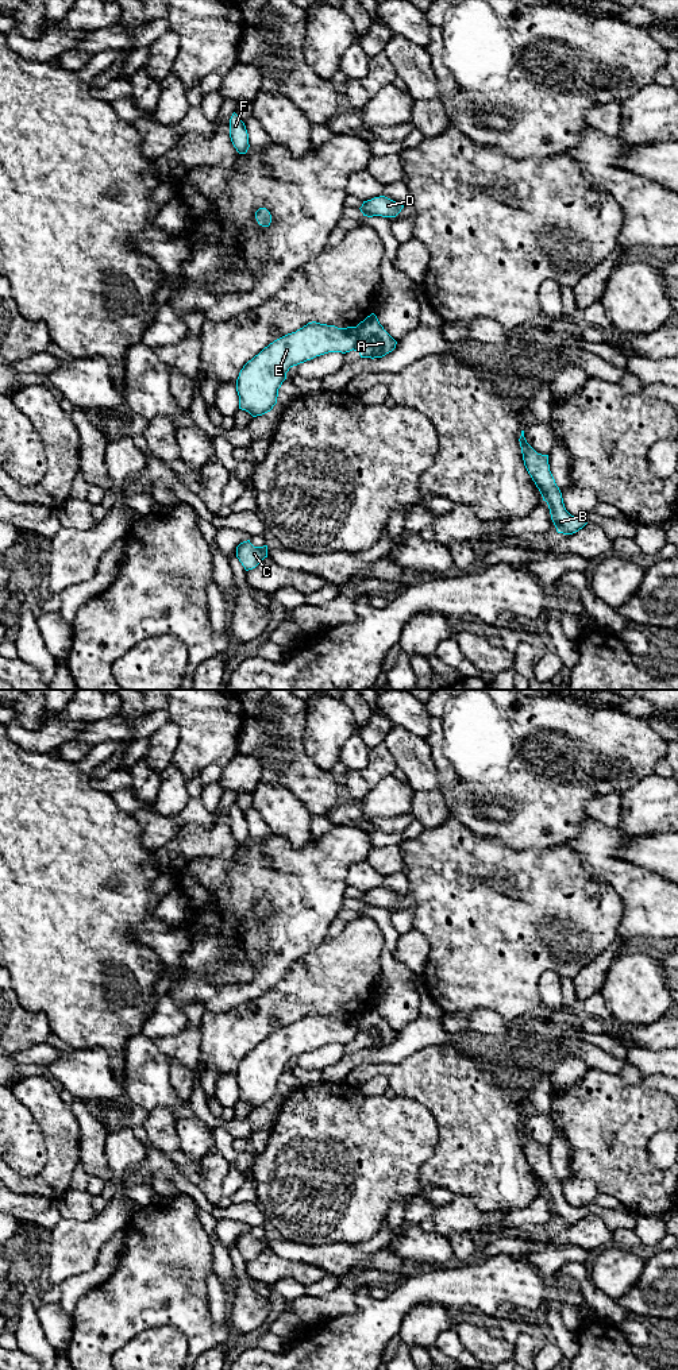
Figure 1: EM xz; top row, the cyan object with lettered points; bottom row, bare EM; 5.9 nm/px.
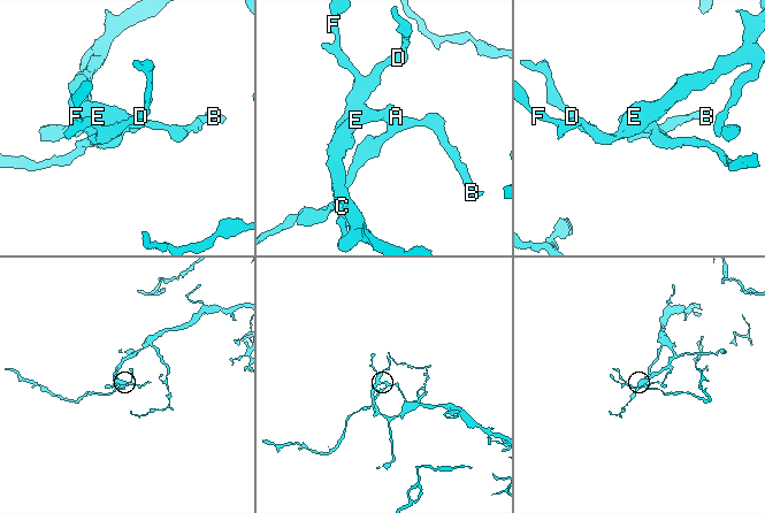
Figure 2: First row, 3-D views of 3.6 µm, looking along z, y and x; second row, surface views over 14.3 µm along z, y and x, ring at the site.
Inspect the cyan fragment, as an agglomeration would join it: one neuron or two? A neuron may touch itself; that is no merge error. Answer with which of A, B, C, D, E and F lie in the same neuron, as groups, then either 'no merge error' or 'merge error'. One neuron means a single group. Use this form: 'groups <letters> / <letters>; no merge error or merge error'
groups A B / C D E F; merge error

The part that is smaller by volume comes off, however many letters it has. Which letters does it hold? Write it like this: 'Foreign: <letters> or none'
Foreign: A, B

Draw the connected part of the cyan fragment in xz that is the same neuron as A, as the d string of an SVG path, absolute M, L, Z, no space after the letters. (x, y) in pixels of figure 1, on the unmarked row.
M374 1004L355 1019L358 1033L353 1041L358 1042L361 1049L382 1049L396 1039L397 1033L384 1020Z

